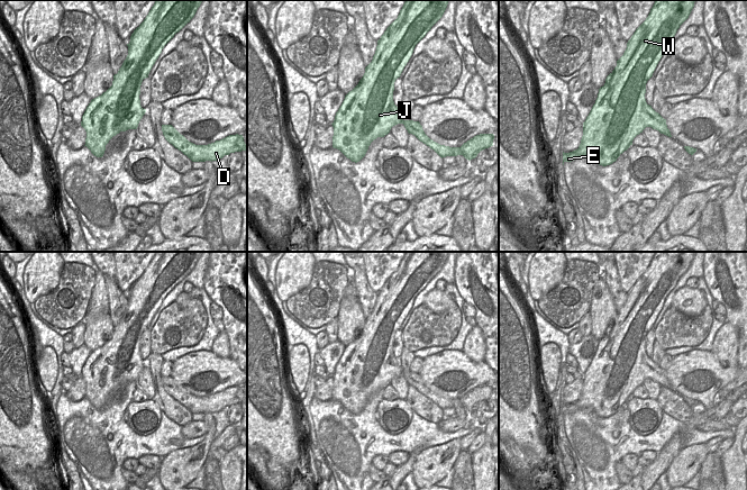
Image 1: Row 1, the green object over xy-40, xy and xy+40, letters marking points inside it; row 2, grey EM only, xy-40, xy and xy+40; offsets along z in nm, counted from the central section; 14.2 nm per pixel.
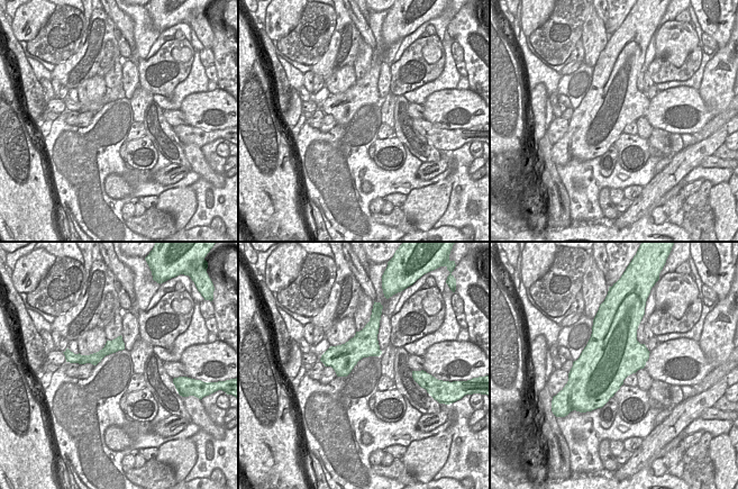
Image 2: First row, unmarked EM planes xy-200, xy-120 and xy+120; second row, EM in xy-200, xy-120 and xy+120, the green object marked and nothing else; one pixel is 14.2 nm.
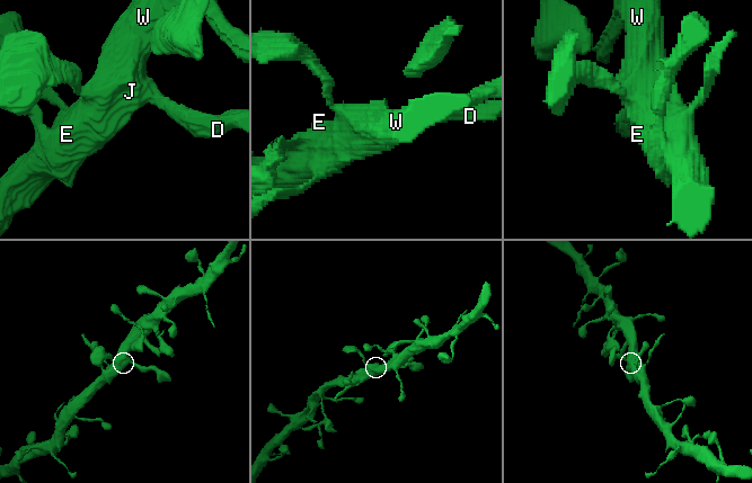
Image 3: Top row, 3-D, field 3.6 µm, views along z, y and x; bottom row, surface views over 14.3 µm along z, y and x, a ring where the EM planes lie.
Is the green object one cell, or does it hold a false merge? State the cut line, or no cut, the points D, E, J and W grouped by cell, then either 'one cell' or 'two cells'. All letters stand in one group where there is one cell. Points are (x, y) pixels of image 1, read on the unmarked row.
cut none; groups D E J W; one cell

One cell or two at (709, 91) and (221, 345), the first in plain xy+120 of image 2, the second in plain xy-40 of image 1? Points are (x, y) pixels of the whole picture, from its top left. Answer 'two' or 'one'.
one

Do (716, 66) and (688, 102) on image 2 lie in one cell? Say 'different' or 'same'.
different

